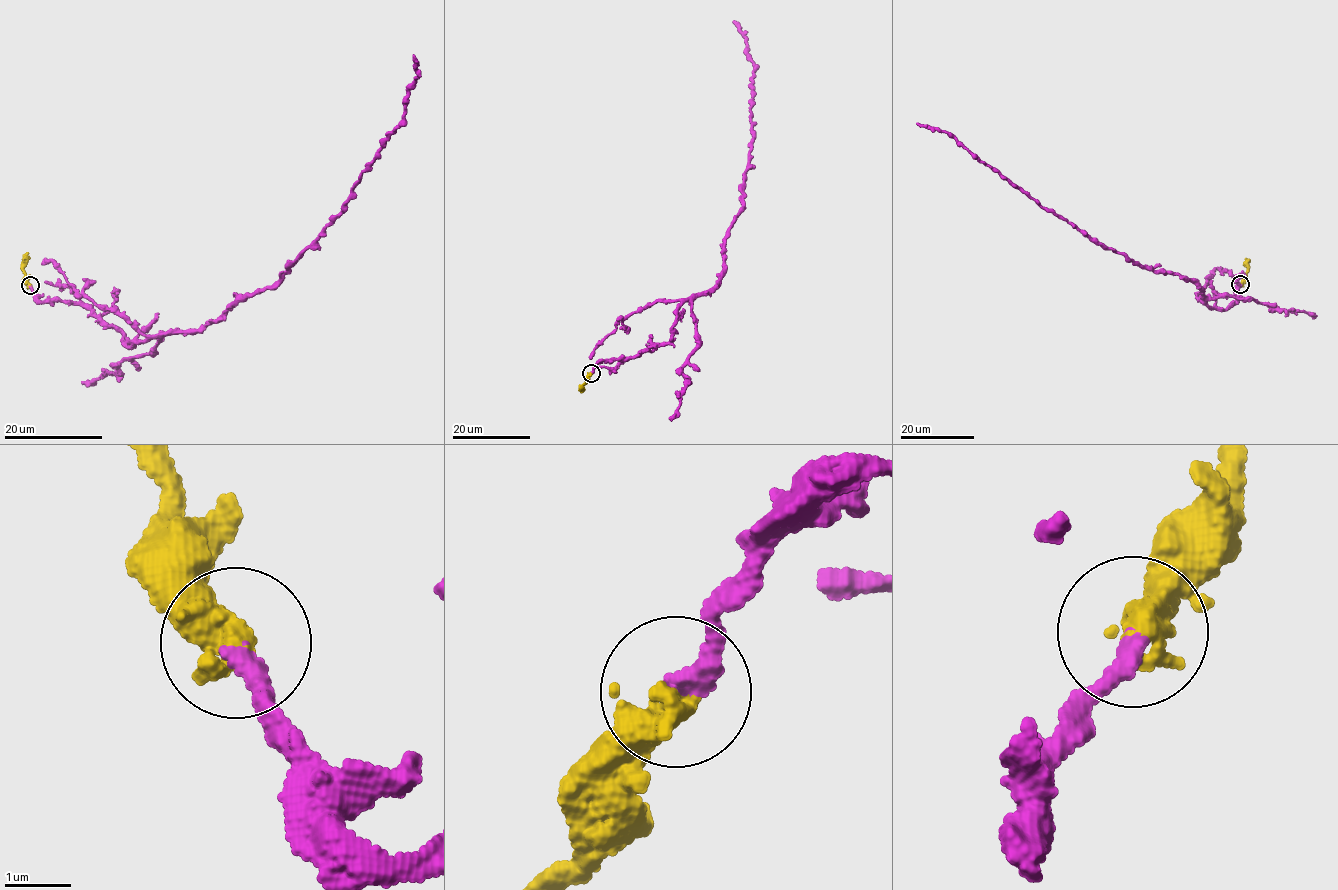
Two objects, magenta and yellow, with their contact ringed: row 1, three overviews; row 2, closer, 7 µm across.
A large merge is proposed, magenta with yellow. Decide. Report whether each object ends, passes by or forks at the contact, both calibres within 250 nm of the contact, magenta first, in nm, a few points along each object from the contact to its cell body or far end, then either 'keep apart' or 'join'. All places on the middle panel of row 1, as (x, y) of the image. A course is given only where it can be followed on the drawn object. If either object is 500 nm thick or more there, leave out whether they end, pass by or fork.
320 nm thick on the magenta side, 500 nm on the other; magenta runs (591, 373), (600, 361), (666, 344), (676, 309), (722, 271), (753, 138), (755, 65), (733, 21); yellow runs (591, 373), (581, 388); join

